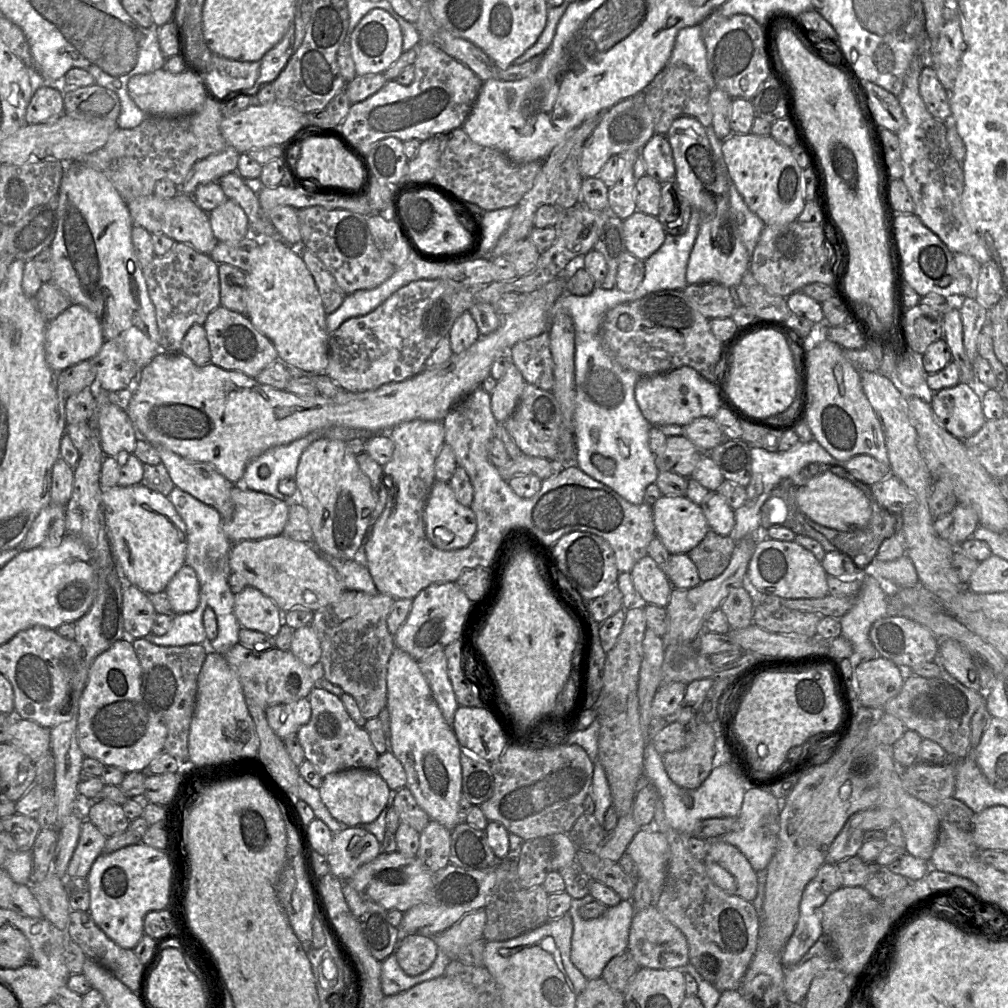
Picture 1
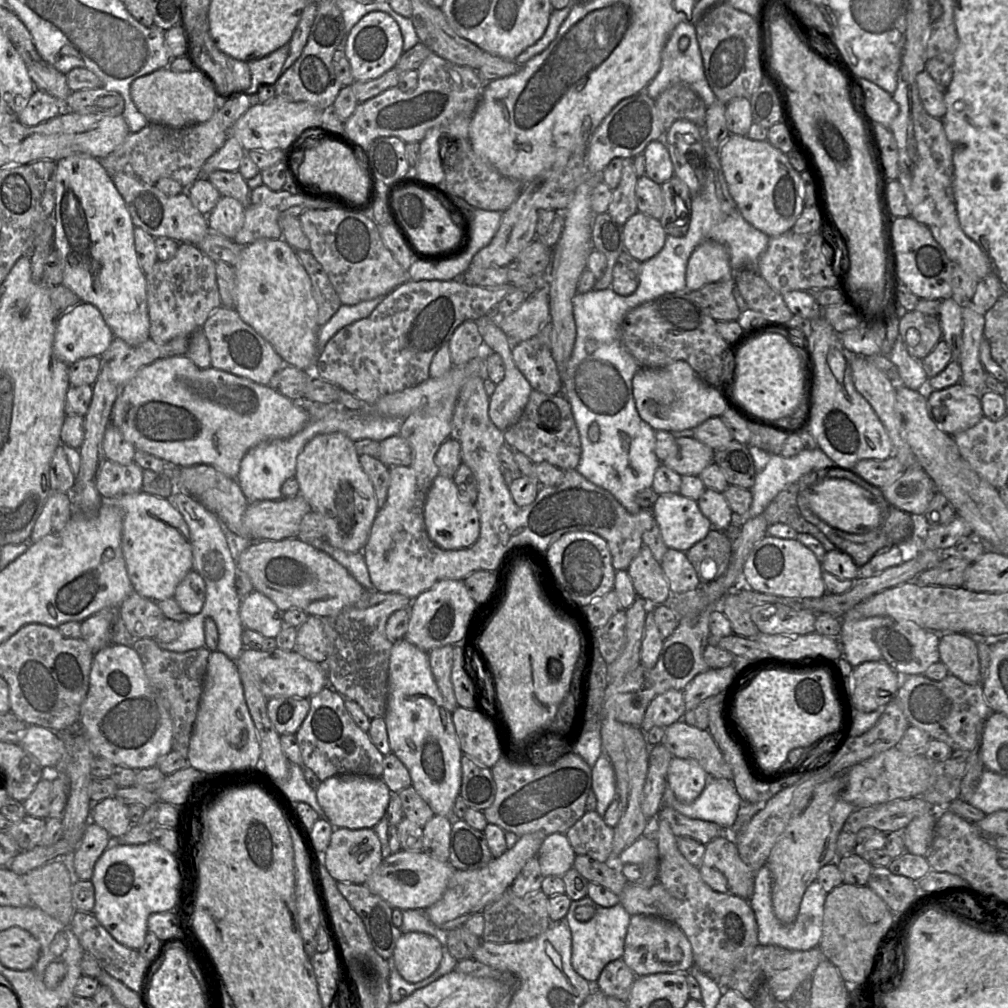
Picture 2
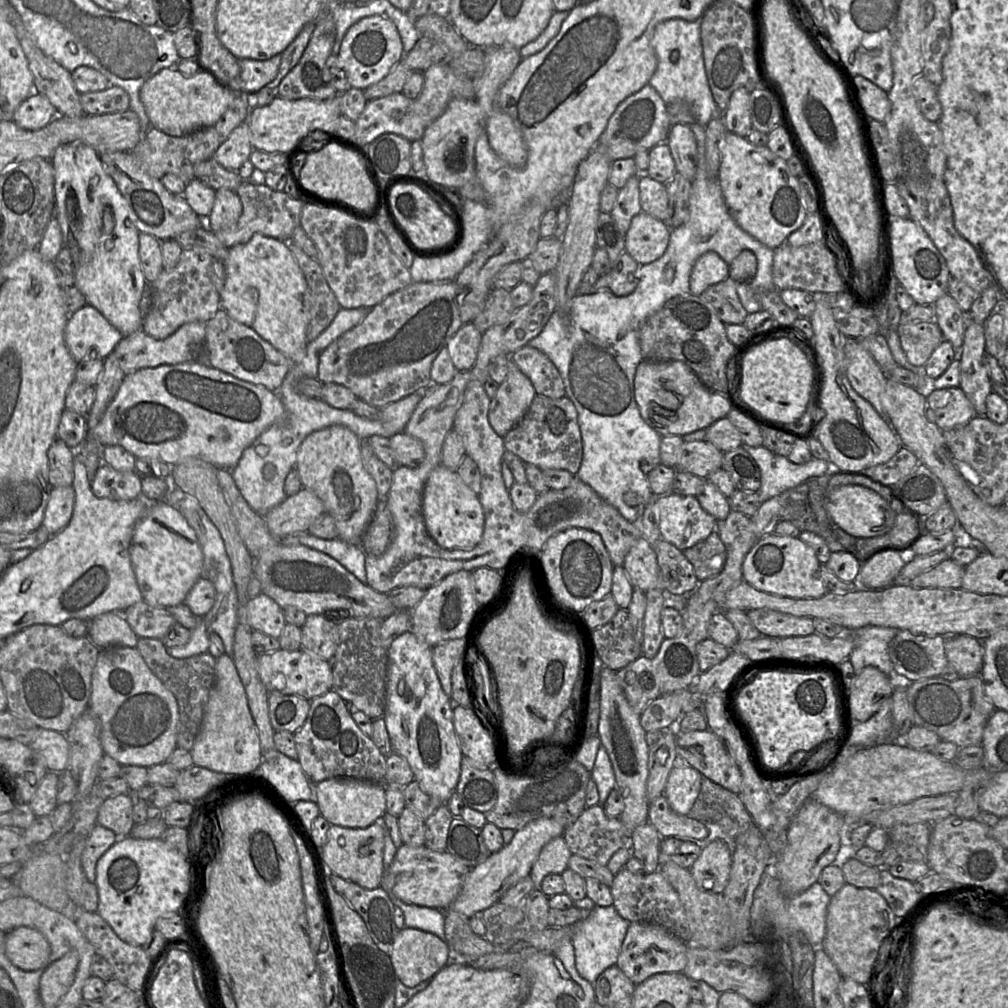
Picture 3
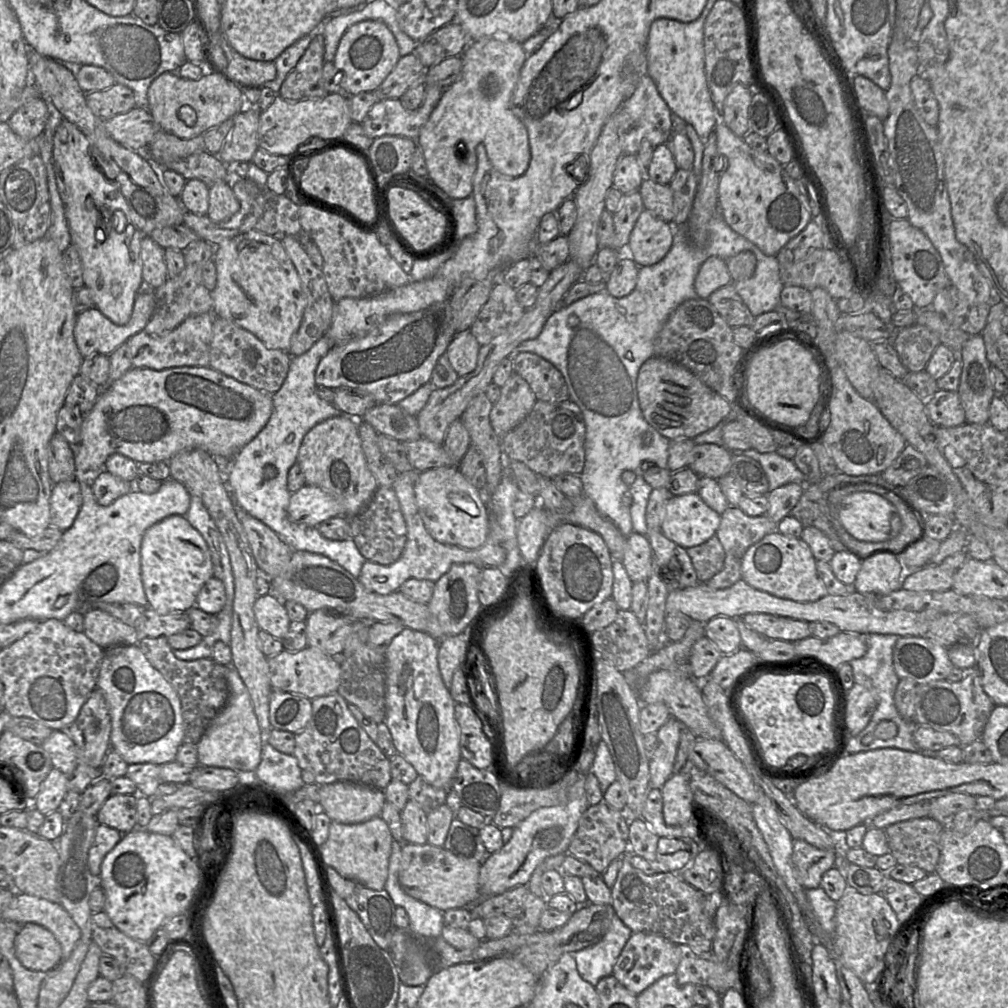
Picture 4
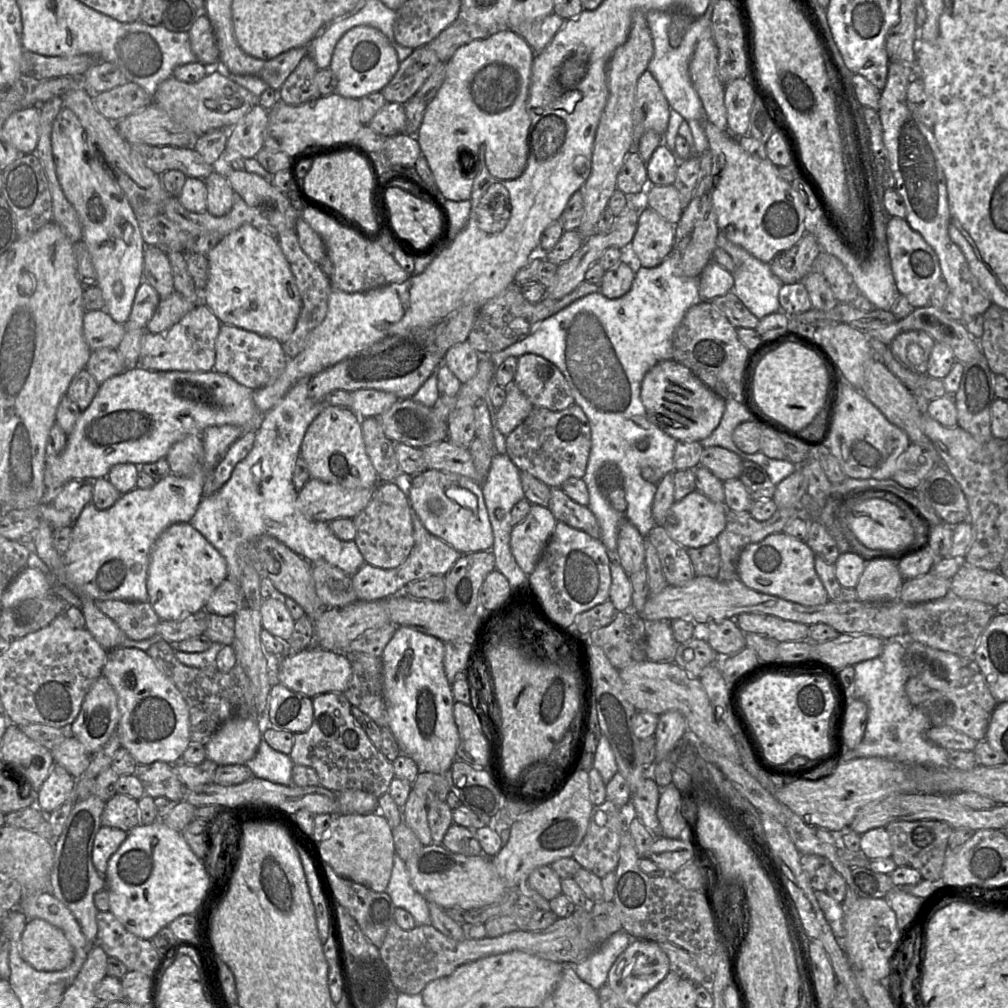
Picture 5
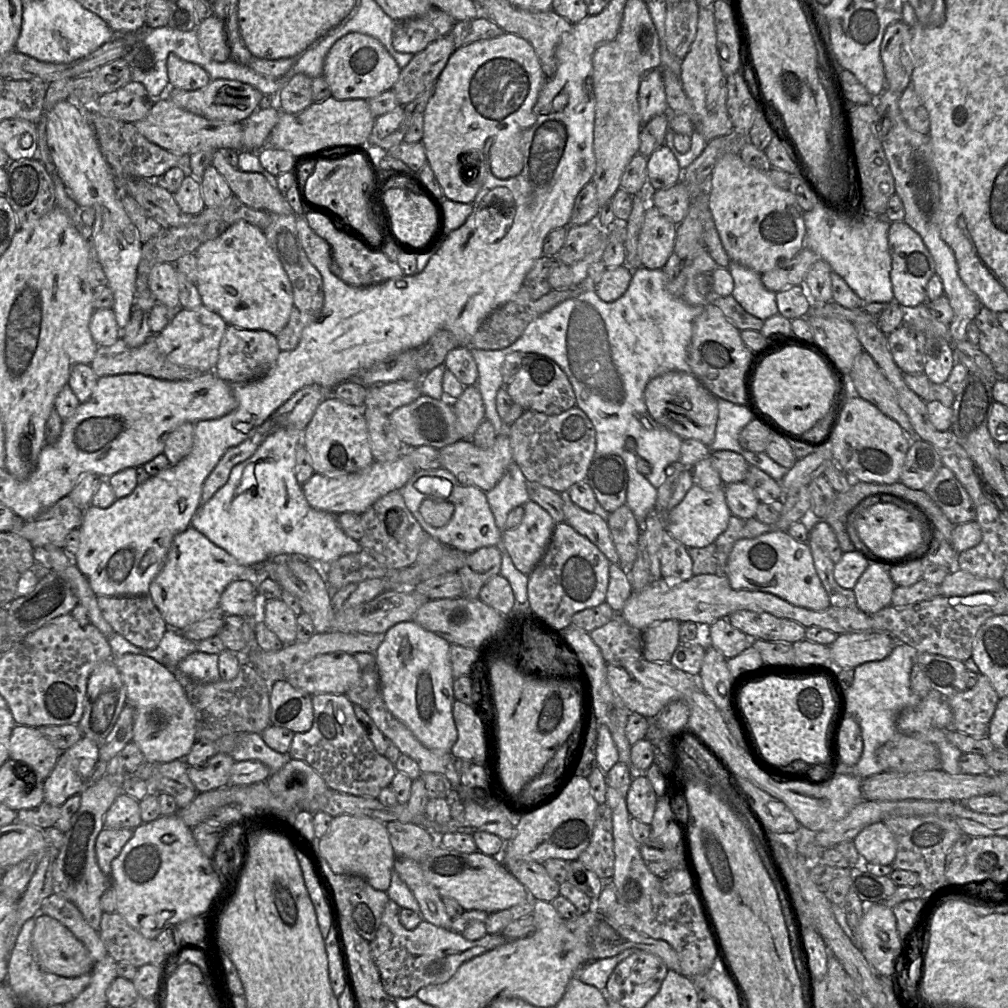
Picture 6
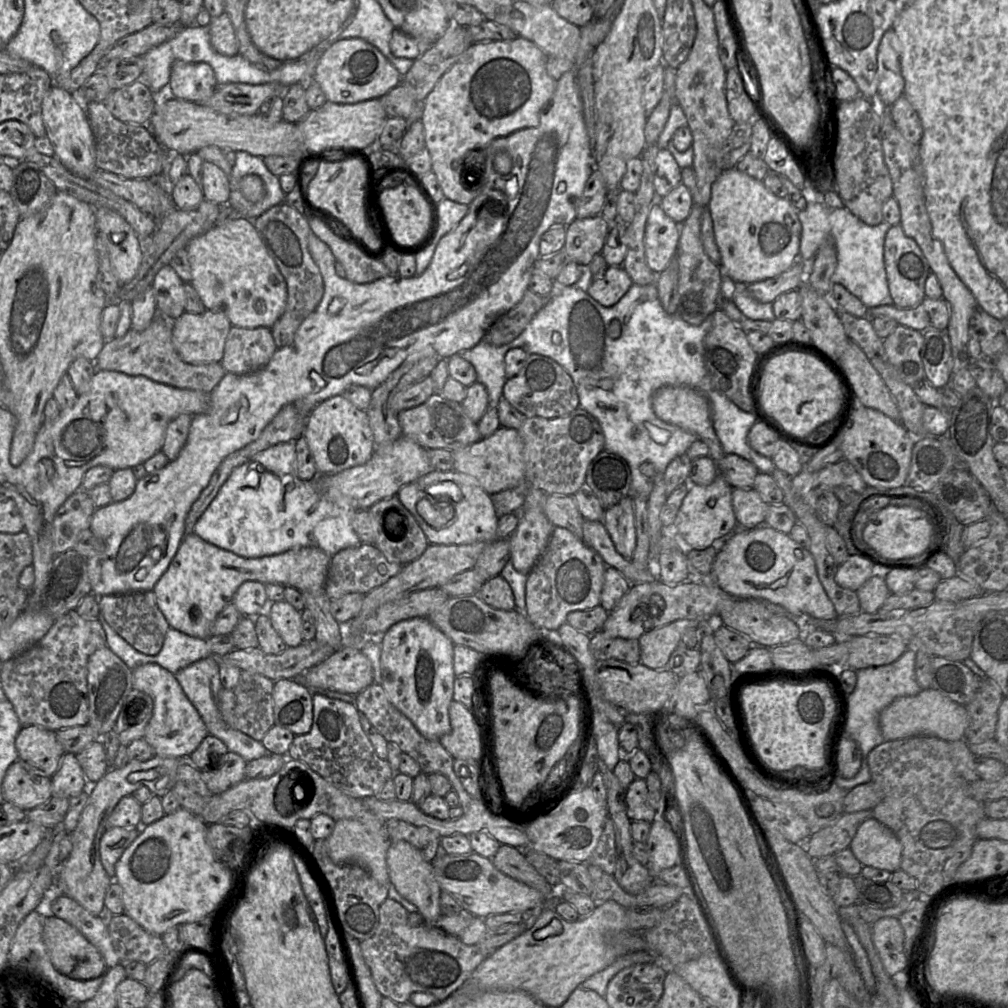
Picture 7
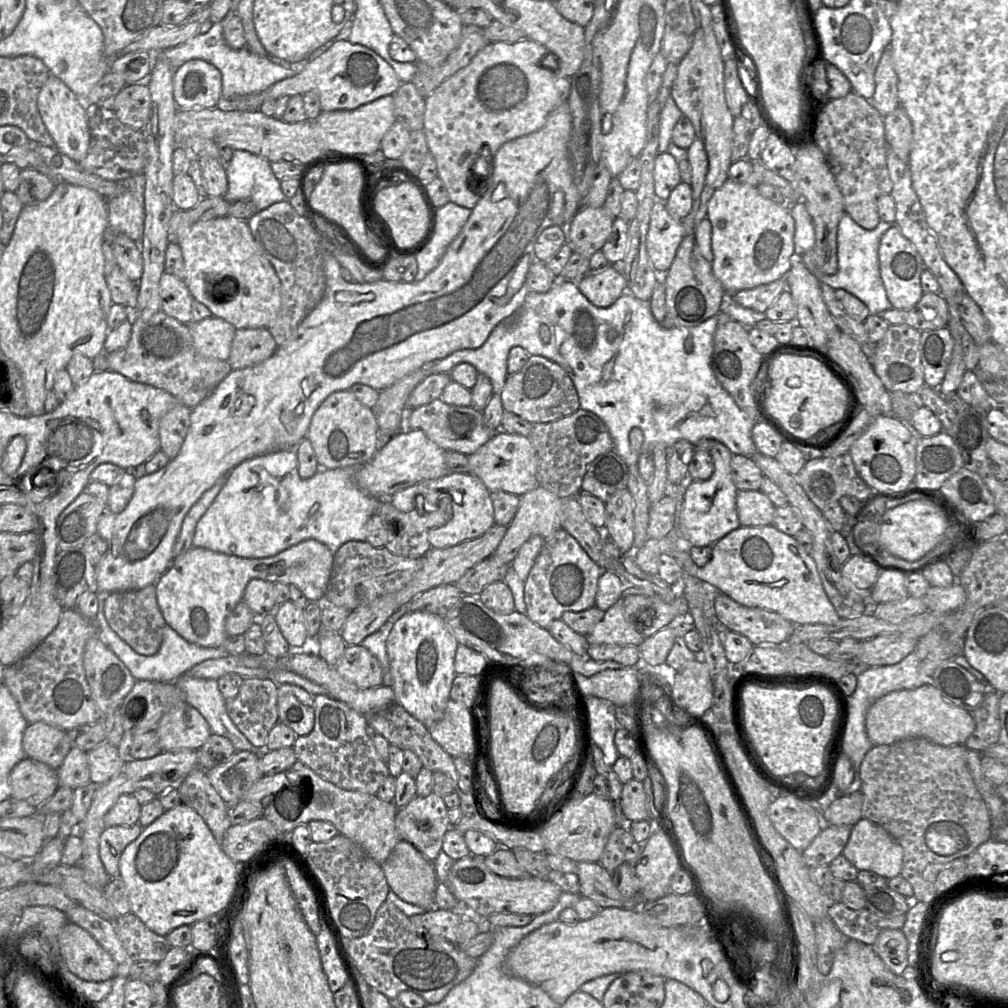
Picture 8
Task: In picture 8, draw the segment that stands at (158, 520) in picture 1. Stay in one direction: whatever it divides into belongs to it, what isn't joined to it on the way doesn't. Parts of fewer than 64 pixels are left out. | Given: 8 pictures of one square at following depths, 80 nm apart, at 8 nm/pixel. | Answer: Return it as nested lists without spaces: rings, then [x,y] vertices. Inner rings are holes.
[[[315,539],[304,540],[264,558],[243,558],[192,546],[174,558],[156,581],[157,603],[166,623],[185,640],[201,647],[222,647],[227,637],[225,620],[242,601],[251,579],[294,584],[309,601],[322,603],[331,576],[333,557],[334,553]]]

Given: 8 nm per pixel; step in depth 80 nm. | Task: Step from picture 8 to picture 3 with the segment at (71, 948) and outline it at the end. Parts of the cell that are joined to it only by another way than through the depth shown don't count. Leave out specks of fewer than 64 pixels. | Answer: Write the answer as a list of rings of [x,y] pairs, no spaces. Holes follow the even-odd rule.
[[[20,926],[6,932],[5,953],[19,969],[35,971],[48,966],[51,947],[41,932]]]

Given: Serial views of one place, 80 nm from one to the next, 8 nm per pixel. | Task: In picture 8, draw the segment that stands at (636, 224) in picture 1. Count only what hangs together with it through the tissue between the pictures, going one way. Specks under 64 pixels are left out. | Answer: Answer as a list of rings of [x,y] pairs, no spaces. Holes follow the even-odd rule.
[[[656,202],[650,215],[646,247],[650,263],[659,275],[665,275],[676,256],[685,230],[663,203]]]

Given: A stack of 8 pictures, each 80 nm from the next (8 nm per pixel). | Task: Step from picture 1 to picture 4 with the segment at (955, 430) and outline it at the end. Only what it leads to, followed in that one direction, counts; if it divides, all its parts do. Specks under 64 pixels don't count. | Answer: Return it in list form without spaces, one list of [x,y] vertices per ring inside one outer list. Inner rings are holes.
[[[939,389],[925,401],[925,410],[935,426],[956,427],[966,423],[965,412],[957,391]]]

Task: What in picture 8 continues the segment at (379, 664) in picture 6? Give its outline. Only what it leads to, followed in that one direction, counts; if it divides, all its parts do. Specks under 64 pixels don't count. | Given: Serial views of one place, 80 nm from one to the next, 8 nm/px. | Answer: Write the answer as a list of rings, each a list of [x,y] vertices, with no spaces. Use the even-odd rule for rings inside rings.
[[[412,611],[393,619],[386,640],[386,649],[395,700],[424,725],[431,725],[444,715],[450,699],[452,682],[457,675],[454,658],[458,645],[441,615],[427,611]]]

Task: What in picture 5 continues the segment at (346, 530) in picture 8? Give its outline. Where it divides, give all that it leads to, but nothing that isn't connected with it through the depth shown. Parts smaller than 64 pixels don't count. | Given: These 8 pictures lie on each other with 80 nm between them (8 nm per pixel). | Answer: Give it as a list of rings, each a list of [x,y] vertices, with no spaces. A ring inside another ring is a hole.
[[[310,378],[299,380],[272,409],[263,414],[251,451],[236,464],[228,481],[218,491],[202,497],[194,516],[189,521],[223,556],[227,563],[227,579],[233,583],[239,584],[240,579],[238,546],[253,544],[261,535],[275,537],[311,563],[327,562],[350,576],[366,563],[354,540],[339,539],[331,531],[329,522],[310,520],[297,507],[298,492],[292,481],[295,463],[300,456],[301,443],[308,426],[326,406],[324,401],[316,401],[309,397],[309,380]]]

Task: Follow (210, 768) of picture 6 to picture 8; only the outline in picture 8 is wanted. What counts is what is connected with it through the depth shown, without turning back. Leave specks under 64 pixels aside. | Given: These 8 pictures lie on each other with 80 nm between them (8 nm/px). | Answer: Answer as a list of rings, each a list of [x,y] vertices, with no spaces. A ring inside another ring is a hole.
[[[236,751],[225,763],[206,771],[206,775],[229,805],[236,805],[261,778],[259,755],[251,751]]]

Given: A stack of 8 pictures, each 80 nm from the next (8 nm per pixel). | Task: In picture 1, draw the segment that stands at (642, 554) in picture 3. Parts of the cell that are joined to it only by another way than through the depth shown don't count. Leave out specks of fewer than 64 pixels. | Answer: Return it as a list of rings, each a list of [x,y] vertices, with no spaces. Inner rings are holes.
[[[649,555],[641,558],[634,565],[630,575],[633,586],[639,595],[638,604],[666,608],[674,588],[668,576]]]

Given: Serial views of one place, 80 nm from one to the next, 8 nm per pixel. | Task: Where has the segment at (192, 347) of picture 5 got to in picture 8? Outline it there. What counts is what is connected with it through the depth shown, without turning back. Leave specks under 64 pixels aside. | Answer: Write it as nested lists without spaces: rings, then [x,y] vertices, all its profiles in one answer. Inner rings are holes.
[[[215,316],[187,324],[196,351],[203,357],[227,360],[236,328]]]

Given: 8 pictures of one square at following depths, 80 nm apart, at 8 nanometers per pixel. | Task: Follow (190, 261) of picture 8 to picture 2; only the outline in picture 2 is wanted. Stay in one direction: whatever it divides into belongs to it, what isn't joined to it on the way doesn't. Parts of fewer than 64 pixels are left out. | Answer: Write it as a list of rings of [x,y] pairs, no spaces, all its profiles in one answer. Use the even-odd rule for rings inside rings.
[[[261,238],[255,242],[244,246],[238,262],[233,266],[236,276],[236,286],[235,286],[235,304],[234,309],[238,312],[241,319],[250,325],[258,334],[260,334],[266,341],[268,341],[275,352],[283,359],[285,364],[293,366],[299,370],[312,371],[313,367],[317,361],[319,351],[317,349],[317,333],[319,326],[317,324],[317,305],[312,295],[312,285],[311,280],[303,267],[302,263],[296,255],[296,250],[292,248],[283,238],[281,239],[268,239]]]

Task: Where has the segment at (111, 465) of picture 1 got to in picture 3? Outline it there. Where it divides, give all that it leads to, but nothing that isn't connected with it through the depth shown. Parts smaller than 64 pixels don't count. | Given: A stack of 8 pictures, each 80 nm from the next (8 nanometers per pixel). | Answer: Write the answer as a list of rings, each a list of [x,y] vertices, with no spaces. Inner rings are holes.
[[[102,463],[93,476],[92,492],[98,498],[133,500],[142,494],[141,475],[134,471],[117,471]]]

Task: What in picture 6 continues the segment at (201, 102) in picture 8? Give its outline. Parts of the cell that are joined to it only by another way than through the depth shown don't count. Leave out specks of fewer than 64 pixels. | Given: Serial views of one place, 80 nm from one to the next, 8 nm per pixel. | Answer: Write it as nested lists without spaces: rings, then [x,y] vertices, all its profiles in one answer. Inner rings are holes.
[[[172,53],[167,58],[167,75],[169,88],[185,91],[201,89],[211,81],[201,66],[184,61]]]

